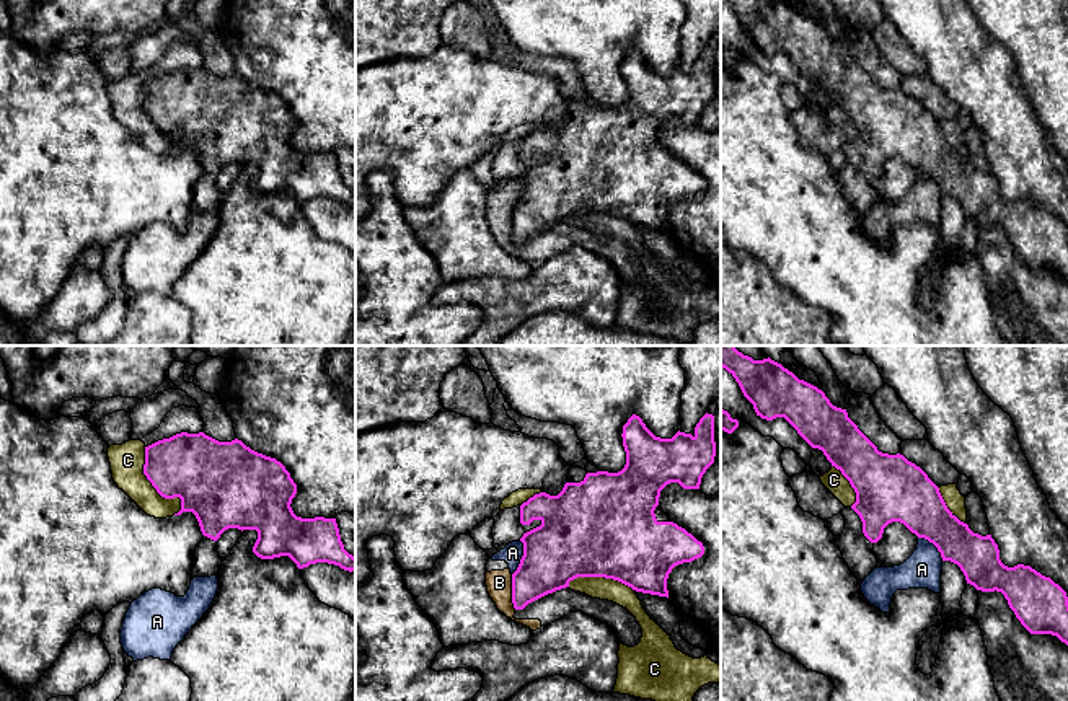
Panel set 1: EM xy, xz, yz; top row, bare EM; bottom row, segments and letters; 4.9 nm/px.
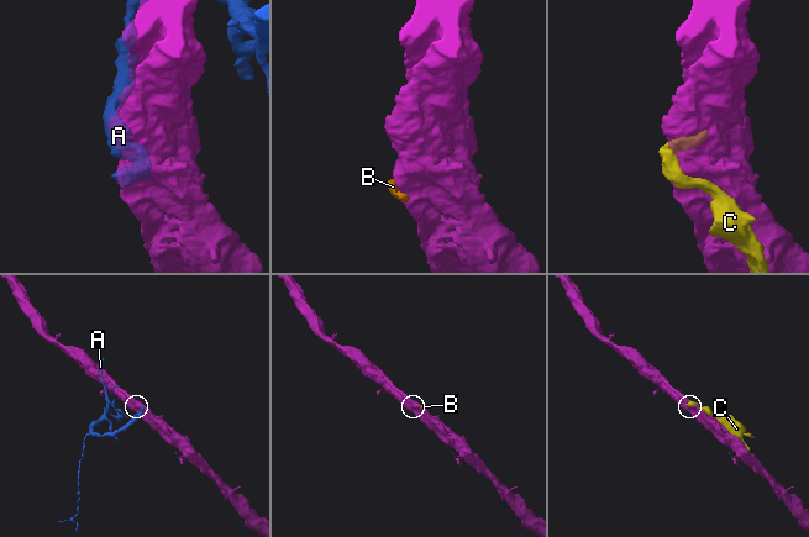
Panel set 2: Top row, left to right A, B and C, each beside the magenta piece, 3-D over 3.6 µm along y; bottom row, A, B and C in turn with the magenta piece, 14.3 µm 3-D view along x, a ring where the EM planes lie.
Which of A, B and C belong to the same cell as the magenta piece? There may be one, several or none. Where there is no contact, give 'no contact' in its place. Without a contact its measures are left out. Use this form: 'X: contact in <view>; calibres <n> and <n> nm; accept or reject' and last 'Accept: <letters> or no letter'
A: contact in xz; calibres 340 and 100 nm; reject
B: contact in xz; calibres 280 and 130 nm; reject
C: contact in xy; calibres 340 and 170 nm; reject
Accept: no letter

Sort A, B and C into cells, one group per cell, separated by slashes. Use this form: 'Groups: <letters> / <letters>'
Groups: A B / C

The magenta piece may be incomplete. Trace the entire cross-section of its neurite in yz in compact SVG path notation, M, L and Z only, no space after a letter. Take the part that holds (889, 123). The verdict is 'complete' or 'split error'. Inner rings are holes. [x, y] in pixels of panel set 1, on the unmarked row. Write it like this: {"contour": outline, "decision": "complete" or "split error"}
{"contour": "M721 0L739 18L744 31L753 39L757 51L766 55L784 52L812 82L841 106L856 127L856 137L845 142L845 165L835 171L845 197L858 215L864 215L876 202L874 179L892 157L903 158L918 173L933 178L942 196L960 202L967 218L982 227L1001 227L1016 253L1030 269L1052 269L1068 280L1068 231L1050 212L1030 201L1008 202L1000 194L1000 184L991 170L973 168L946 140L939 122L928 109L903 90L889 90L858 64L846 44L830 37L822 24L799 15L783 0Z", "decision": "split error"}

